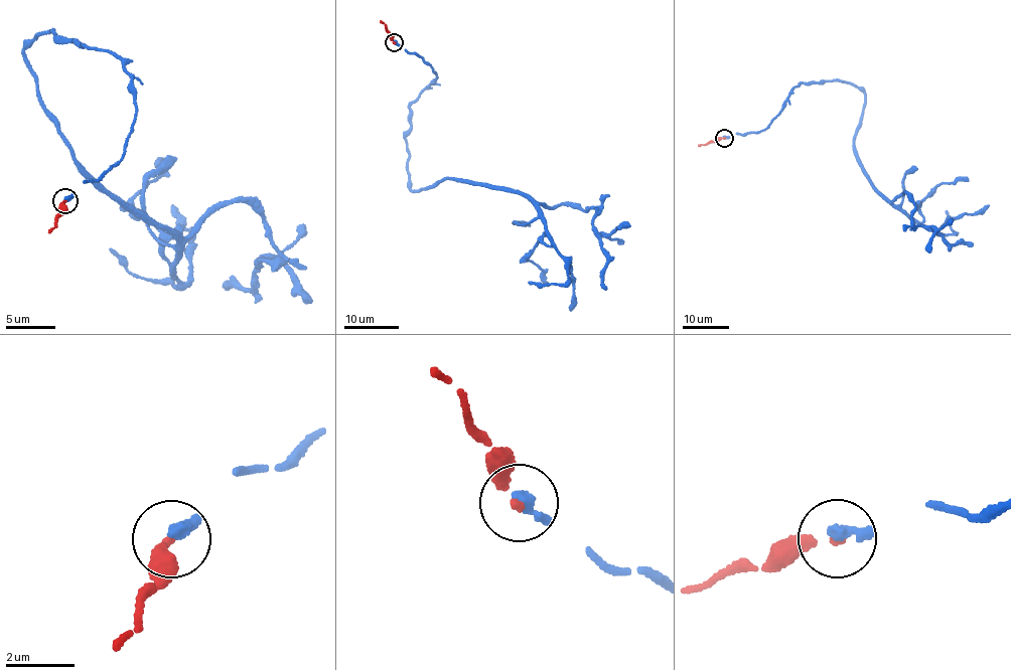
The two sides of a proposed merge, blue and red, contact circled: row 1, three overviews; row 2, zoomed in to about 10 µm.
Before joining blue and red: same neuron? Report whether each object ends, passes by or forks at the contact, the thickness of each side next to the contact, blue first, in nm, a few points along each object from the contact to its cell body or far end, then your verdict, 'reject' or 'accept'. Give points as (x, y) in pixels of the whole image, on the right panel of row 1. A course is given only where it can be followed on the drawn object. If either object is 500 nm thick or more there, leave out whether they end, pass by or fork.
blue ends there; red ends there; 320 nm thick on the blue side, 200 nm on the other; blue runs (724, 138), (758, 133), (801, 82), (858, 86), (872, 185), (973, 244); red runs (724, 138), (698, 146); accept

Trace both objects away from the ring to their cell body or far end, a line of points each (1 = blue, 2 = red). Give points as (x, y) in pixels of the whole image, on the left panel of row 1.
1: (65, 201), (137, 112), (49, 29), (27, 68), (108, 192), (179, 236), (261, 216), (278, 256), (229, 285)
2: (65, 201), (49, 232)

